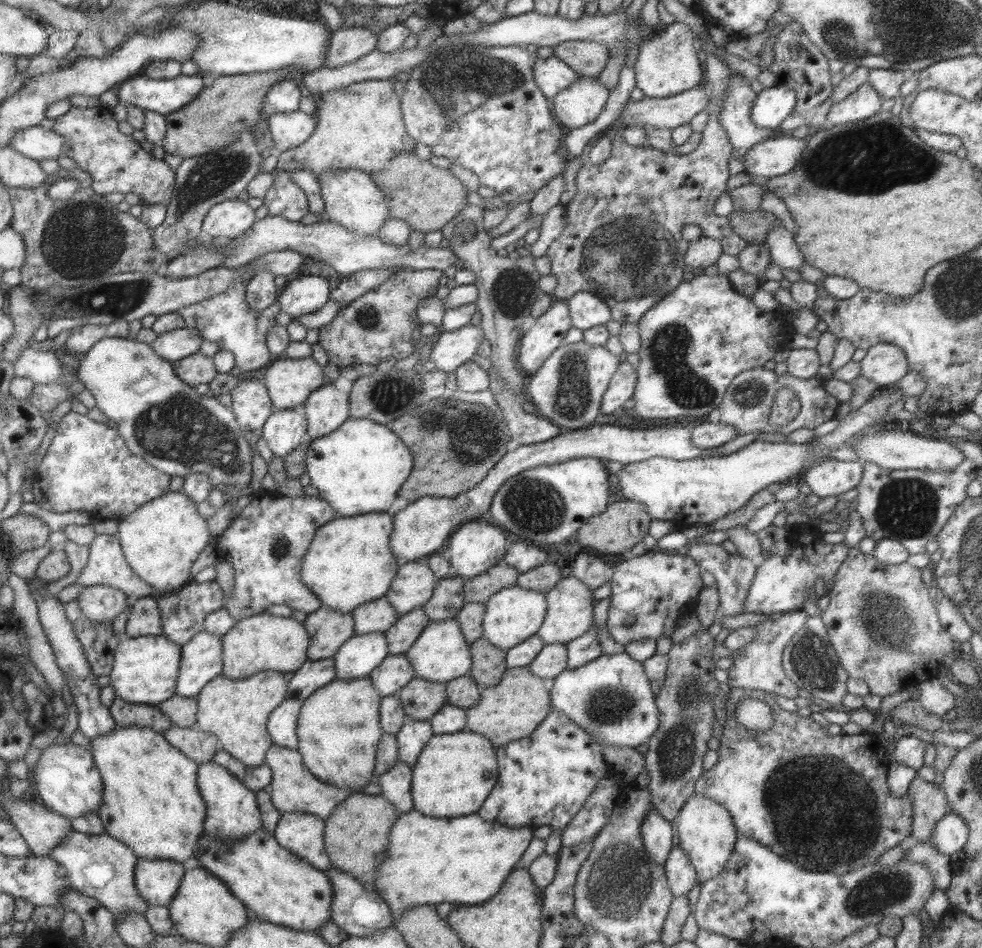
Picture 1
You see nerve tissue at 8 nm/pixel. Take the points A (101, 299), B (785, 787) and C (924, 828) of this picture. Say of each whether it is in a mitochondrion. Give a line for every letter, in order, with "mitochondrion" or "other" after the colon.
A: mitochondrion
B: mitochondrion
C: other

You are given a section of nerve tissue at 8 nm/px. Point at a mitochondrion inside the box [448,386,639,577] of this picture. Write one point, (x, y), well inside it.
(530, 506)

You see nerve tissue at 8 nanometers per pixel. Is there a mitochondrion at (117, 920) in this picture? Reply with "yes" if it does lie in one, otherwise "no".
no

